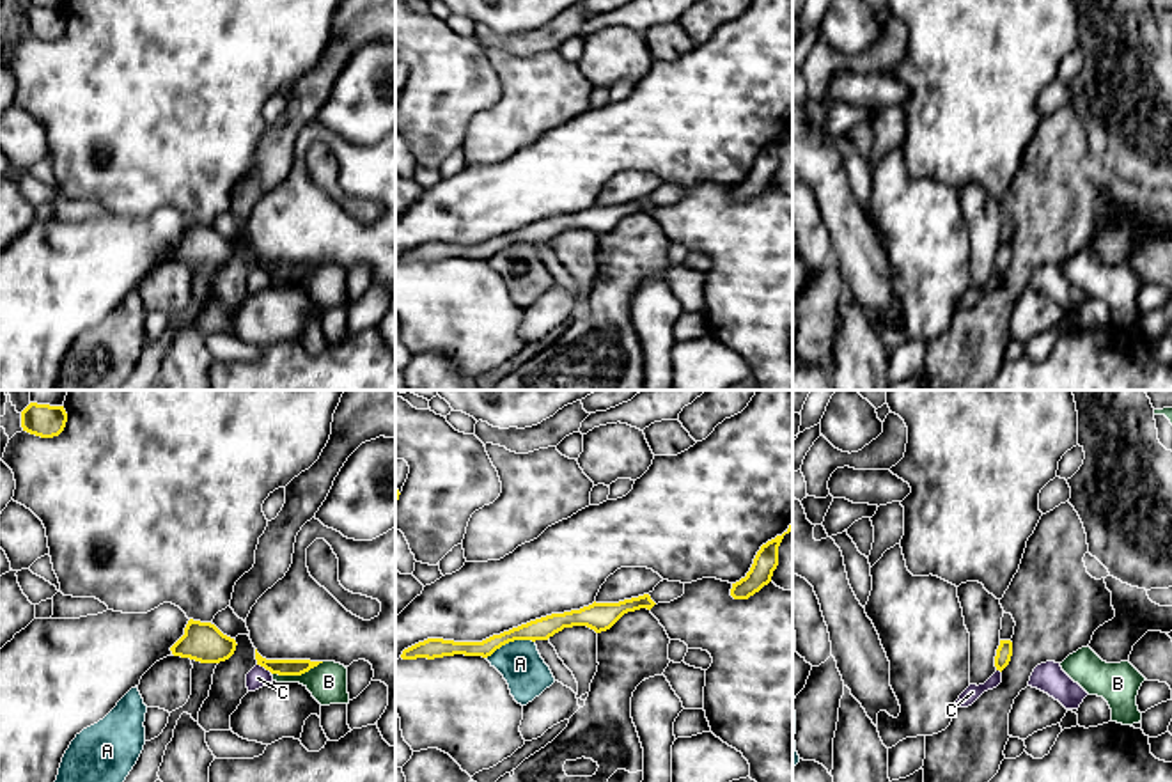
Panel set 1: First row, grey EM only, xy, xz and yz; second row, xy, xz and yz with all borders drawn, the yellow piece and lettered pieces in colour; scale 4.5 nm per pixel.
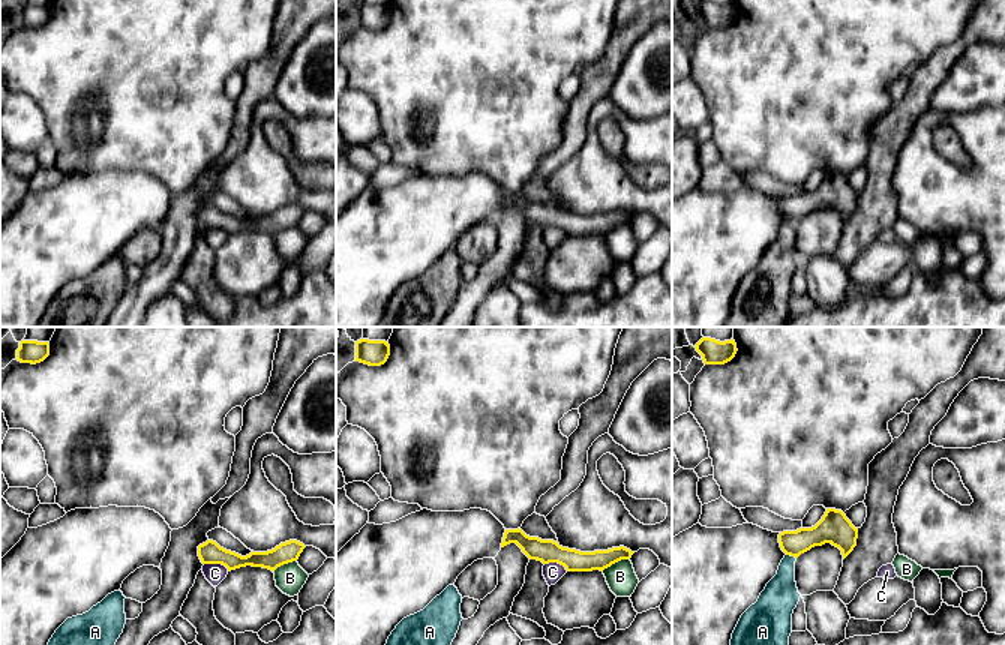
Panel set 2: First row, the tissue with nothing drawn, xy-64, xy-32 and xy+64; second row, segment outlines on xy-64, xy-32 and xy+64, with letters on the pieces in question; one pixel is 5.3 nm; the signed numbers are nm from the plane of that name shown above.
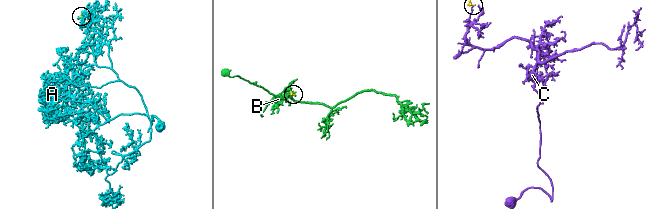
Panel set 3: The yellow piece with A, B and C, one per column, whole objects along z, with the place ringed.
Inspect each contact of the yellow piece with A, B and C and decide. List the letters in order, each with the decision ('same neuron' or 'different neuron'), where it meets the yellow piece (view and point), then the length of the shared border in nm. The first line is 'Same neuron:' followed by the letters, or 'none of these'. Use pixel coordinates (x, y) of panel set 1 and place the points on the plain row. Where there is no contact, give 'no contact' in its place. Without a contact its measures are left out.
Same neuron: none of these
A: different neuron; meets yellow in xz at (509, 243); contact 240 nm long
B: different neuron; meets yellow in xy at (296, 277); contact 240 nm long
C: different neuron; meets yellow in xy at (265, 270); contact 80 nm long

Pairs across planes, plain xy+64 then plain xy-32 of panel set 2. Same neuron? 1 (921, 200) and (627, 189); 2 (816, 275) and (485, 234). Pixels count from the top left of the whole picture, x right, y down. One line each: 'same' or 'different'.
1: same
2: different

